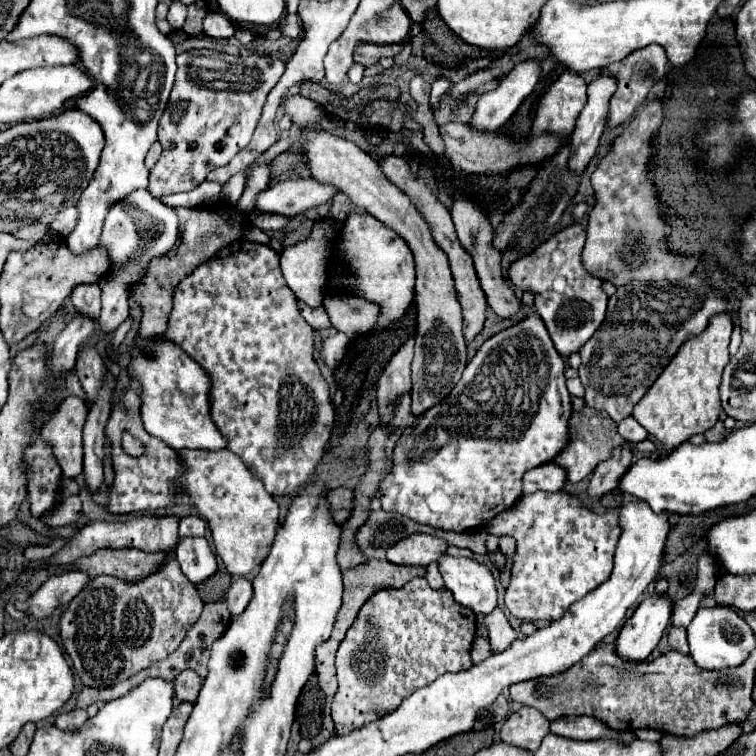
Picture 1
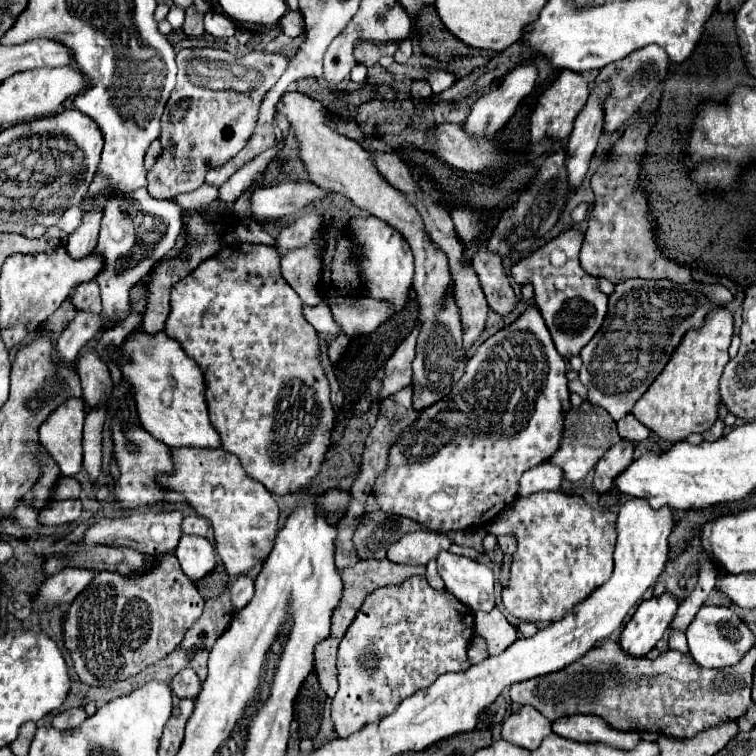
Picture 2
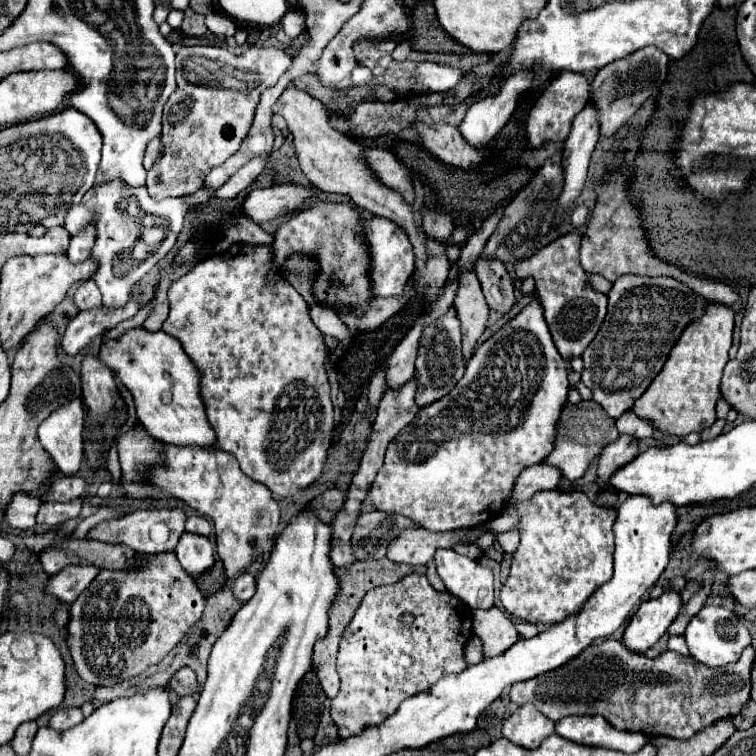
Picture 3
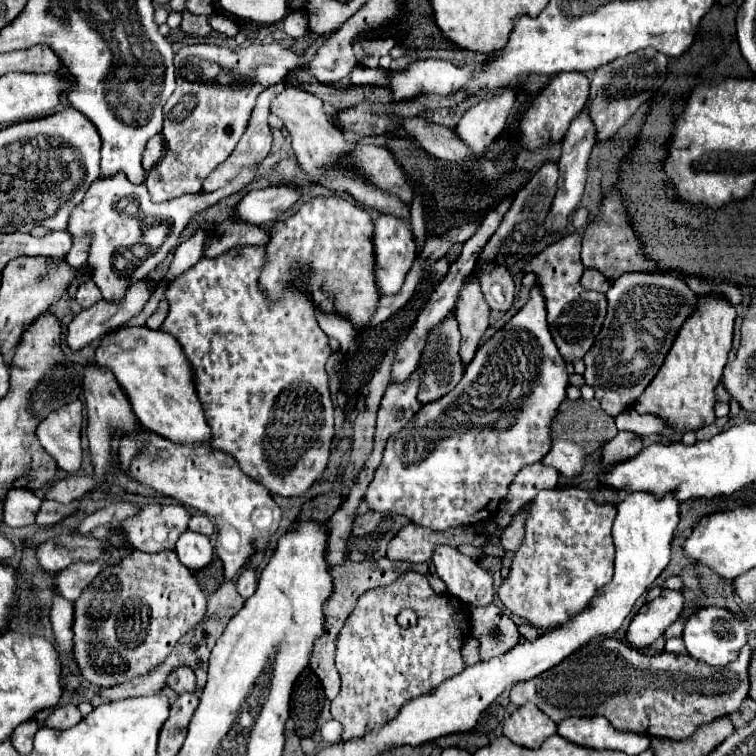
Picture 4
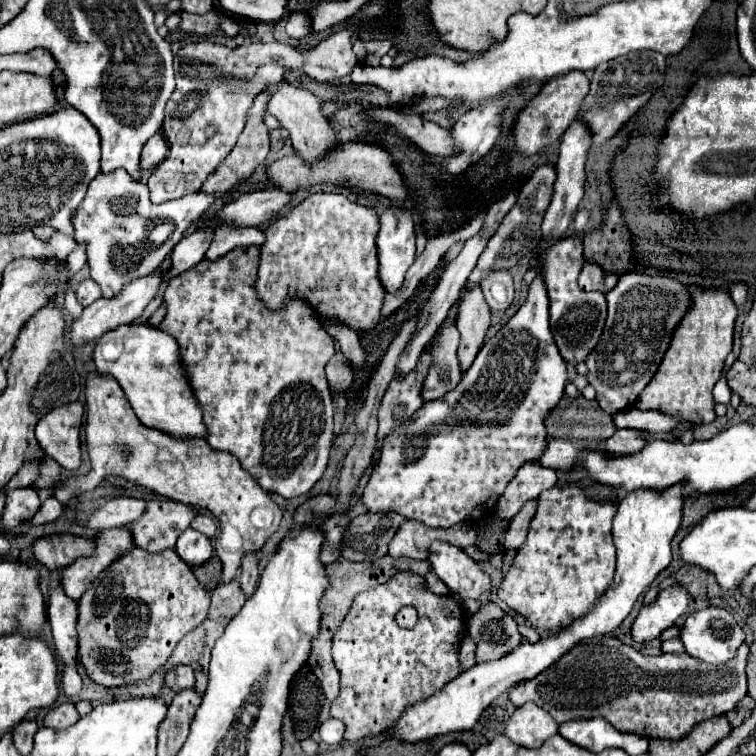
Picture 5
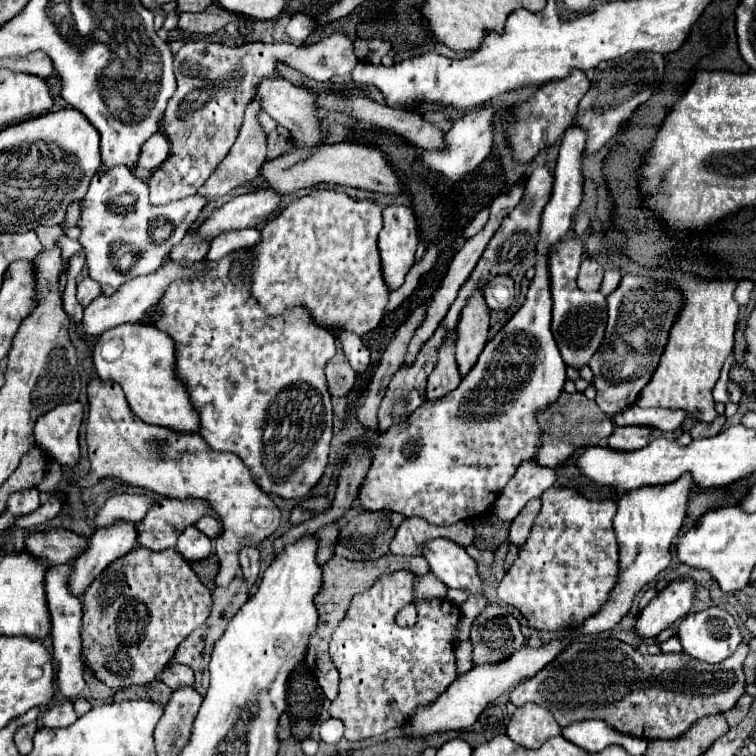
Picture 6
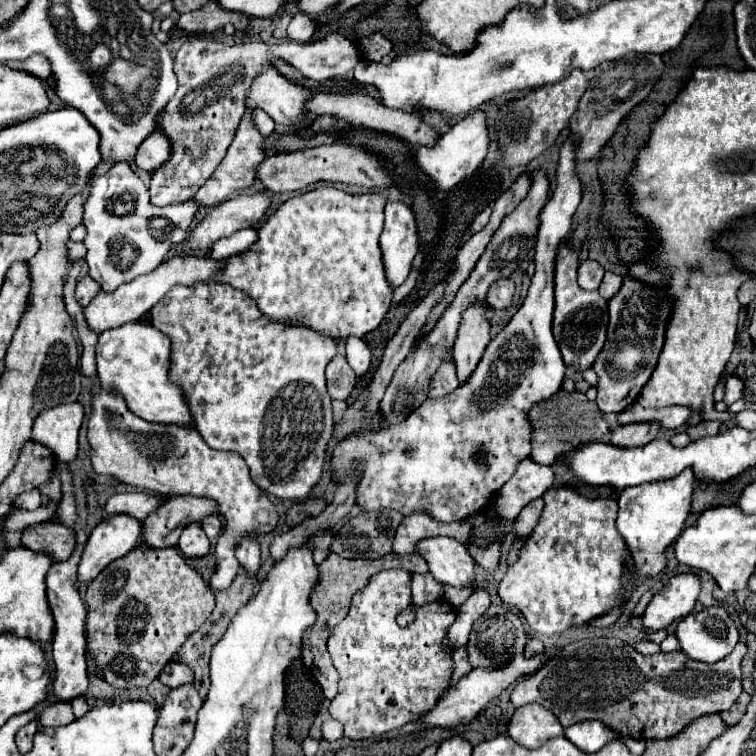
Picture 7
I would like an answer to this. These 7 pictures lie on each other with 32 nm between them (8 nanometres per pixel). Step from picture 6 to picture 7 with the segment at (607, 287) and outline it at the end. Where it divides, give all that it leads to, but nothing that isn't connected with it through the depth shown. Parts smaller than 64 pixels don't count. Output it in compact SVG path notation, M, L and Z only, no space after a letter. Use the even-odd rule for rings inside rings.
M606 272L604 280L602 280L600 288L598 288L598 292L600 292L600 296L604 296L604 300L608 300L608 298L612 298L620 290L620 284L622 284L622 276L620 274Z

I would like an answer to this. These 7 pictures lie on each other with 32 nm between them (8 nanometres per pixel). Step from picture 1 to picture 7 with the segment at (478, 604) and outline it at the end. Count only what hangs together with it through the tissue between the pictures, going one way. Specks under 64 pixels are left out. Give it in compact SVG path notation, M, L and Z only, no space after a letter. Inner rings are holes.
M440 536L438 538L428 538L428 540L422 540L418 544L416 554L420 554L428 562L428 568L438 582L448 584L448 586L470 586L470 588L474 586L474 560L468 554L466 546L460 544L458 540L440 538Z

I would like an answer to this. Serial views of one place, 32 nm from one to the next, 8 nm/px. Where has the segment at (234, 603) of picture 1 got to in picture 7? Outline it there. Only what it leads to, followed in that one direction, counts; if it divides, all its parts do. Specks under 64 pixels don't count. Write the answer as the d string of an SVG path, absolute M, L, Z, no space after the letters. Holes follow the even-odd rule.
M248 540L248 542L242 542L238 548L236 548L236 558L240 560L242 568L256 576L258 570L260 570L260 546L256 540Z

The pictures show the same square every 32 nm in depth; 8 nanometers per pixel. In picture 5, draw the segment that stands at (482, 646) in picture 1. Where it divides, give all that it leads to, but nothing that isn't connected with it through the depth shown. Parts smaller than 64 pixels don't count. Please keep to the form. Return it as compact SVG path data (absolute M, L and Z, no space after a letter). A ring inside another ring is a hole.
M466 636L460 644L460 660L462 660L462 670L472 668L476 664L476 642Z

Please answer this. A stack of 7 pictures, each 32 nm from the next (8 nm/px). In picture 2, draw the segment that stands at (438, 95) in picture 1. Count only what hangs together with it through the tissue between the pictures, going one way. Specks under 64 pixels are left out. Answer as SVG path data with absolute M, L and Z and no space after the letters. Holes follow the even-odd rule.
M430 70L428 76L428 84L432 86L432 94L442 94L444 90L448 90L452 84L456 82L456 78L444 70Z

